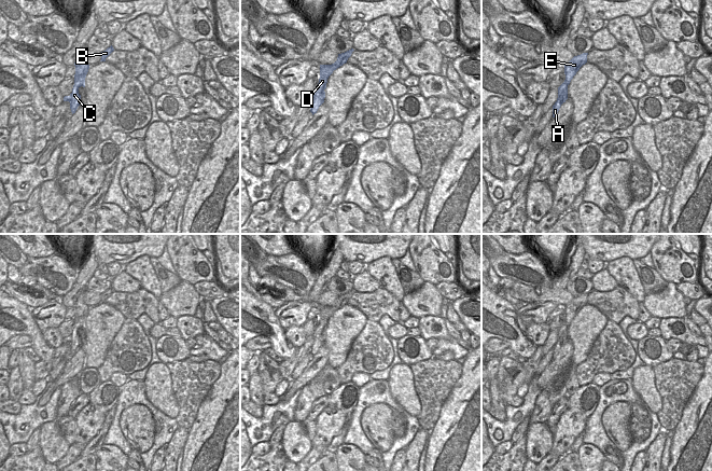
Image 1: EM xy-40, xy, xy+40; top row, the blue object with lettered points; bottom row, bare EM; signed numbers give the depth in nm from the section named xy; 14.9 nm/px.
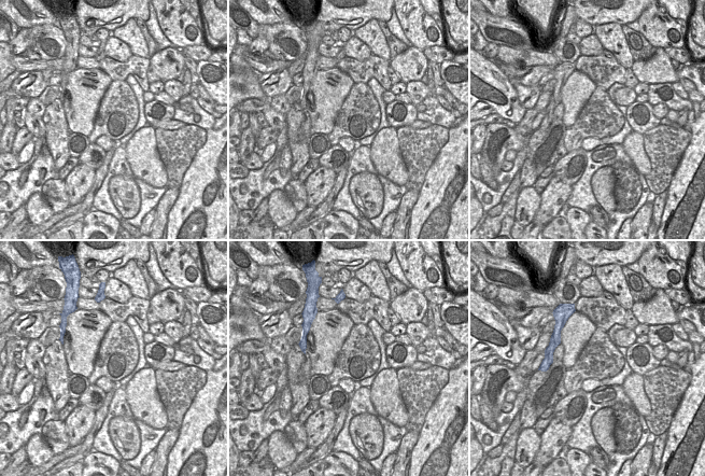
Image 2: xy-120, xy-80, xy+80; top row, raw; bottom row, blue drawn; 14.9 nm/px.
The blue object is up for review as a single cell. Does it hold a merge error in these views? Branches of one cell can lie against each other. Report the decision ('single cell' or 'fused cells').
fused cells

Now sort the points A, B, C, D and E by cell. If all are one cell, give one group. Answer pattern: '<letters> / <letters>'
A C D / B E

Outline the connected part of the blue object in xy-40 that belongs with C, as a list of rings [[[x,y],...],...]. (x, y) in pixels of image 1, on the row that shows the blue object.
[[[83,53],[79,54],[74,66],[75,74],[72,93],[69,96],[64,97],[64,101],[70,102],[70,109],[72,114],[75,113],[78,107],[81,105],[81,95],[79,94],[79,88],[81,86],[85,87],[85,78],[89,69],[89,65],[84,61]]]

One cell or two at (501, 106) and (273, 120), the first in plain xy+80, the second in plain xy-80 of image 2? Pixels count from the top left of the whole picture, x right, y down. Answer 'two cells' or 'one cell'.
one cell

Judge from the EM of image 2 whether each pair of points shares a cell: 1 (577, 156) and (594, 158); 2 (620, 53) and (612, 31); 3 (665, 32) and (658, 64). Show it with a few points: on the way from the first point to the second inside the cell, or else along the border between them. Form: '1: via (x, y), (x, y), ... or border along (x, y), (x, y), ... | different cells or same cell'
1: border along (587, 151), (586, 167), (577, 181) | different cells
2: via (619, 47), (612, 37) | same cell
3: border along (657, 46), (663, 48) | different cells

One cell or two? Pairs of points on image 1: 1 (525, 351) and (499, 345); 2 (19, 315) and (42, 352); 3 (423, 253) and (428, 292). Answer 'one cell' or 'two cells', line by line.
1: two cells
2: one cell
3: two cells

